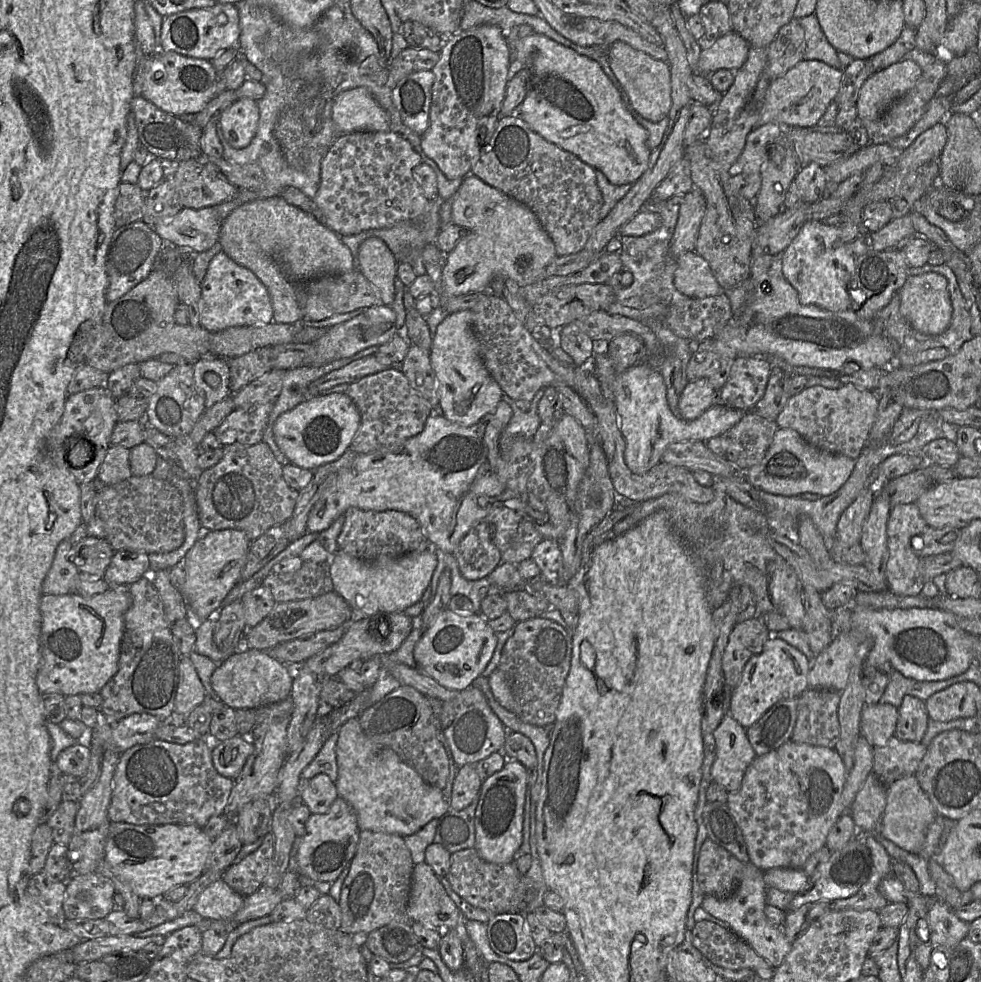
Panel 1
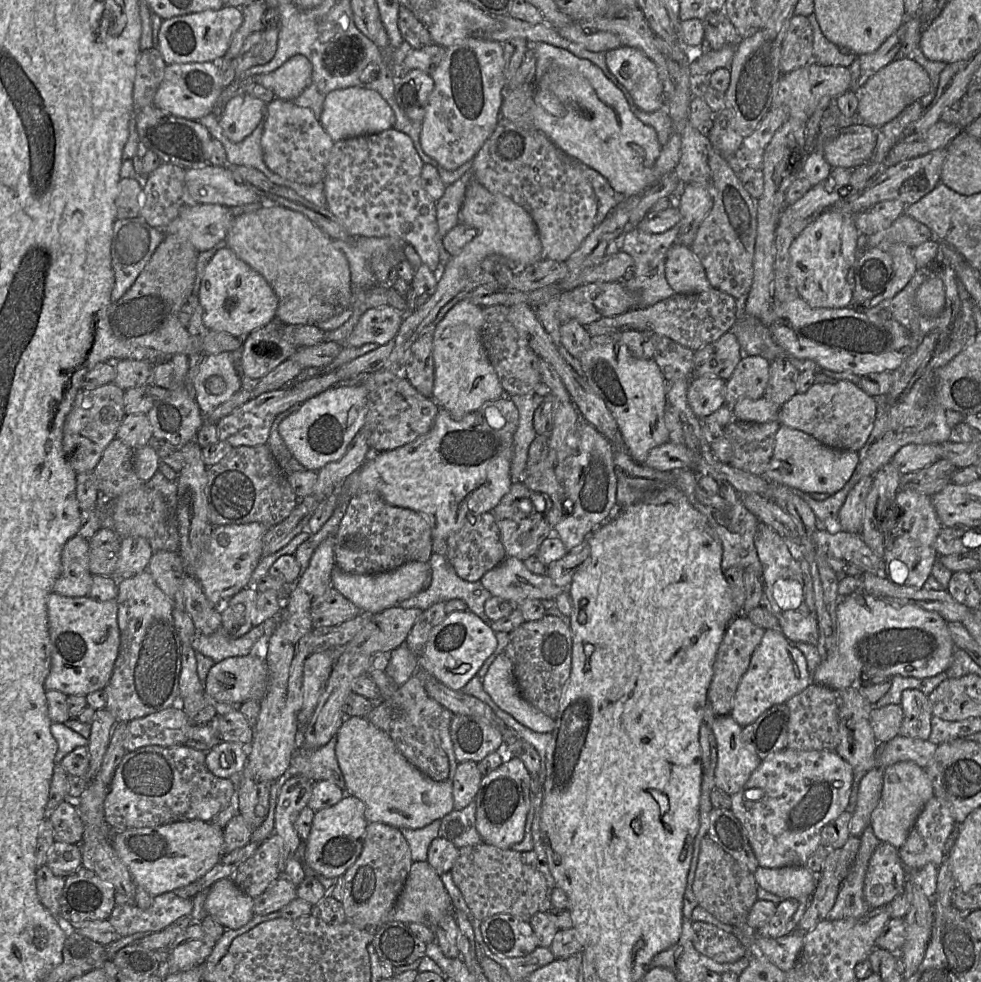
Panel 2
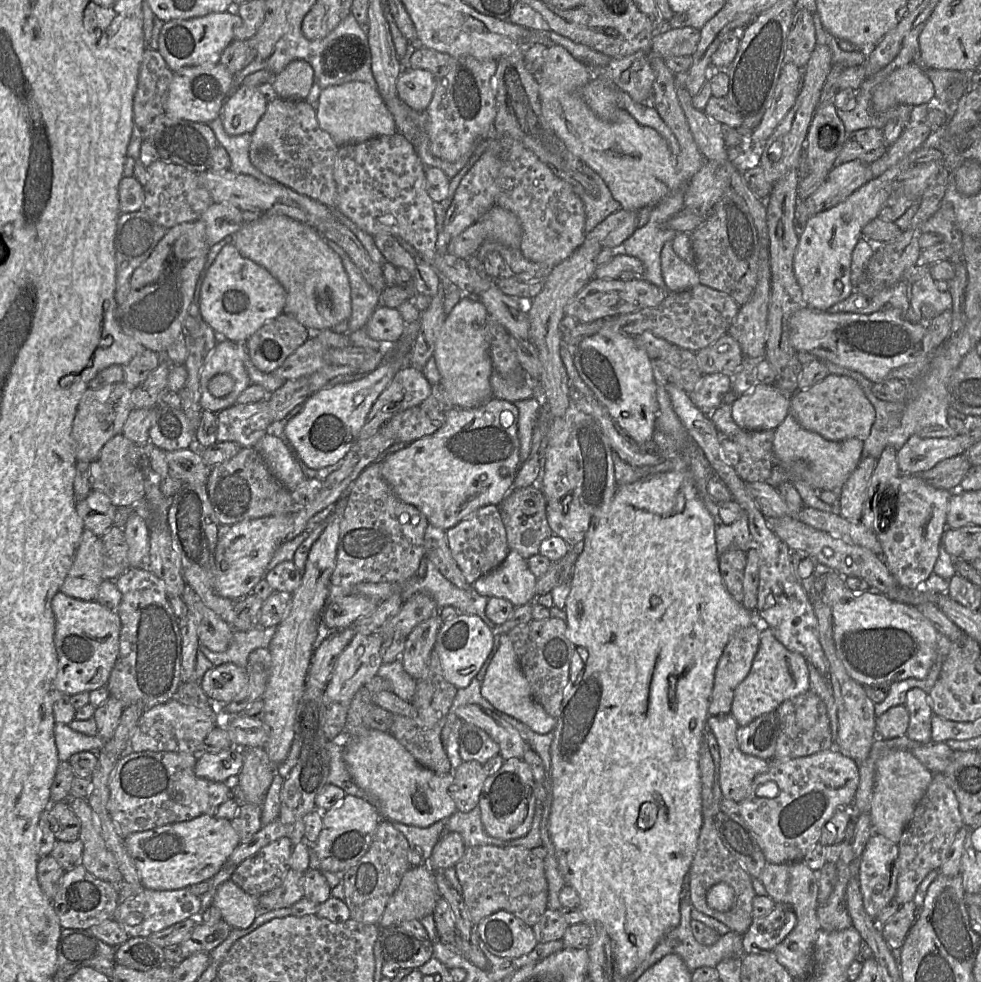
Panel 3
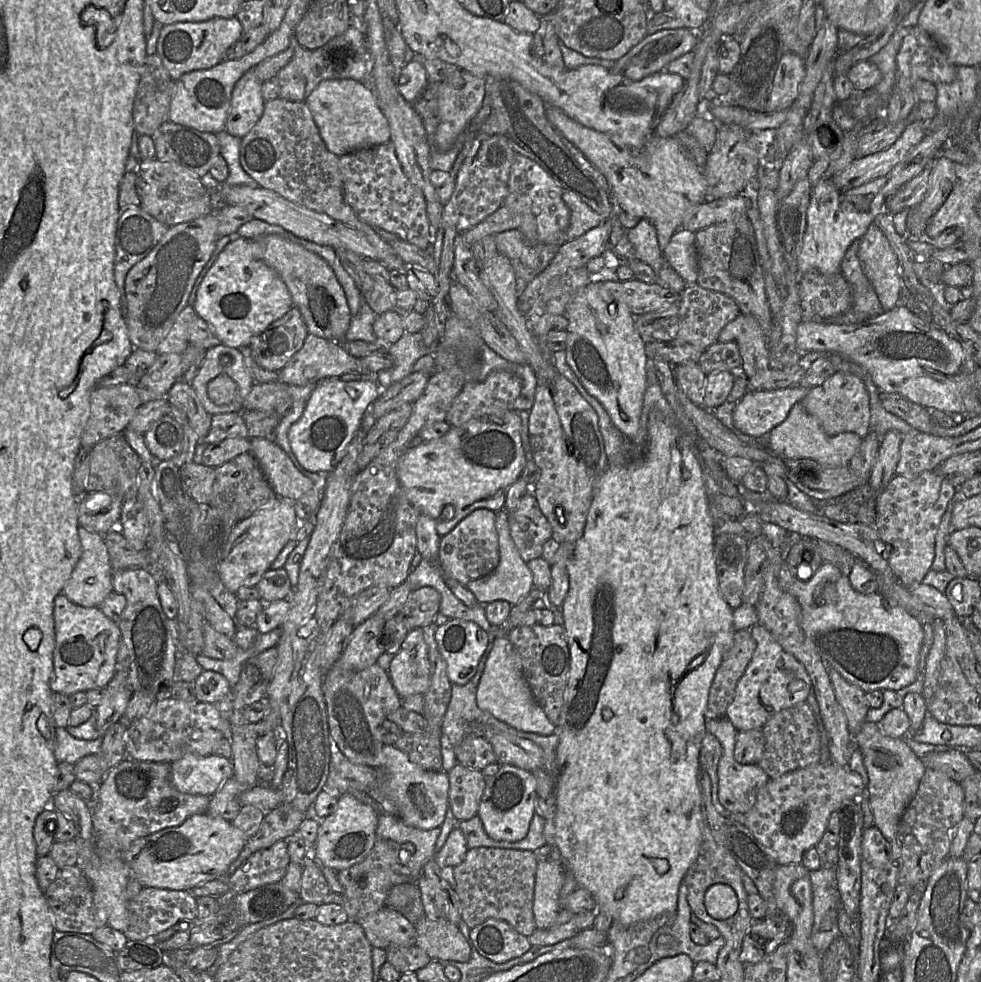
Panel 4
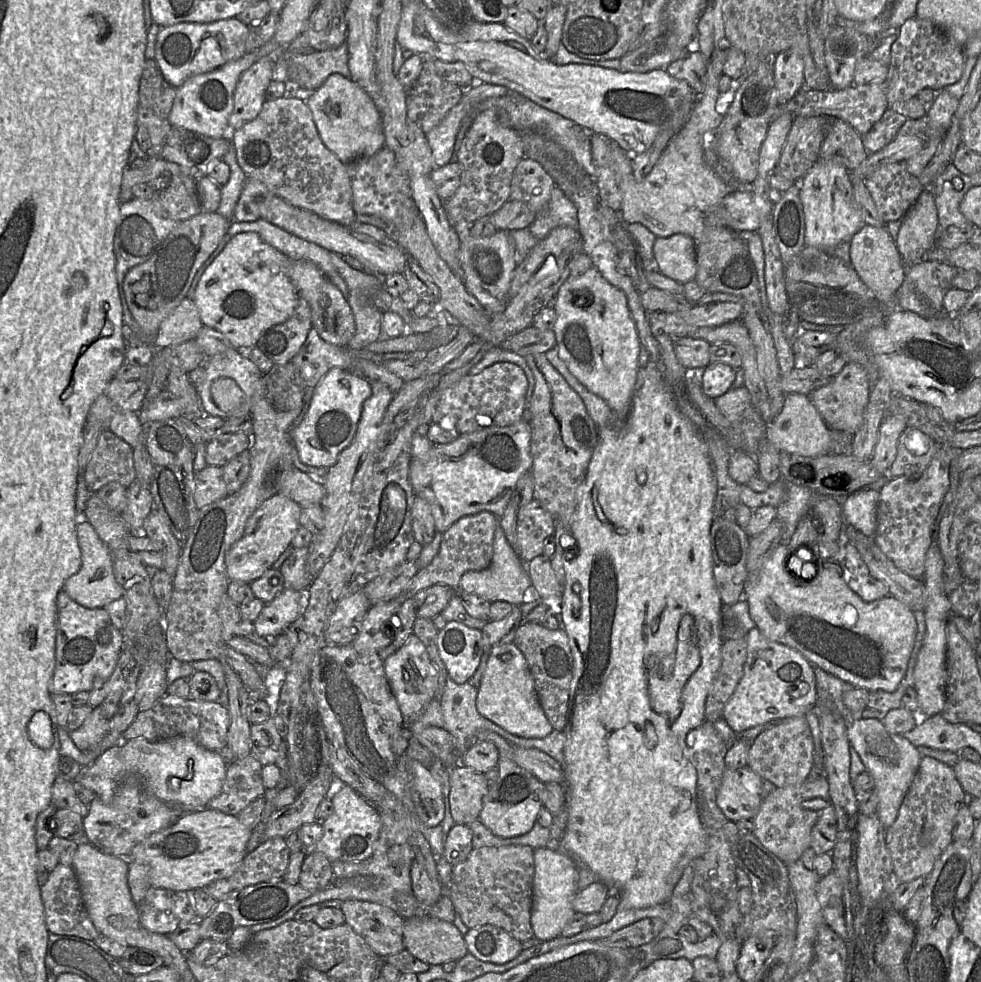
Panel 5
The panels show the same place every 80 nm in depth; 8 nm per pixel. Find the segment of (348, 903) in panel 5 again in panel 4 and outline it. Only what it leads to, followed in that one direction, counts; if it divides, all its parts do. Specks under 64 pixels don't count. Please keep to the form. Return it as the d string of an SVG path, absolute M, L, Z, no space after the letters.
M383 907L358 920L373 947L386 949L389 945L415 944L415 926L399 911Z

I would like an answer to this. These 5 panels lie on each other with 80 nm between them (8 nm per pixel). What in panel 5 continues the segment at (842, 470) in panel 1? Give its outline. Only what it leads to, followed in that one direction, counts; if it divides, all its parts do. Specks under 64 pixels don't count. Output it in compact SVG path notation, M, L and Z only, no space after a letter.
M794 393L786 395L781 411L767 422L766 437L780 452L807 457L829 454L832 430L813 406L809 396Z

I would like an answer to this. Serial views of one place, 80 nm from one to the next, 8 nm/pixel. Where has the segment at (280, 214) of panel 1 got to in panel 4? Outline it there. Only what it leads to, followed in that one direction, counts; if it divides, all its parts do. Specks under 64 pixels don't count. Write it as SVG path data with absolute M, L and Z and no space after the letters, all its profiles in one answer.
M276 234L251 239L250 249L254 257L264 261L283 280L291 294L293 307L299 309L310 334L337 343L345 339L352 315L342 286L323 258Z

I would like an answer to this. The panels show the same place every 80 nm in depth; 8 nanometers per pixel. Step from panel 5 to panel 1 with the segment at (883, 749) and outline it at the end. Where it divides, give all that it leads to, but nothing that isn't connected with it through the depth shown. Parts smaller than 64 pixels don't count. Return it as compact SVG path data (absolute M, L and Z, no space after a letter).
M915 775L903 777L886 787L886 807L878 827L885 839L910 853L918 854L925 842L928 826L938 816Z

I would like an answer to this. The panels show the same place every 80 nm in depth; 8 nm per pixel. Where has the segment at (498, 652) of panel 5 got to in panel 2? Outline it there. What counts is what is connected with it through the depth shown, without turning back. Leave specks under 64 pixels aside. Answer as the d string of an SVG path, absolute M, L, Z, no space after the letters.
M503 652L491 664L483 680L484 690L495 704L519 723L539 732L552 732L555 719L527 702L520 694L511 660Z

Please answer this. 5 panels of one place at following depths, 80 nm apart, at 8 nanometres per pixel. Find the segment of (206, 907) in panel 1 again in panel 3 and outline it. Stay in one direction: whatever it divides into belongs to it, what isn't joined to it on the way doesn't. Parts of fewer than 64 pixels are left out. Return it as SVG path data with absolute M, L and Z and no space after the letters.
M231 879L225 881L217 888L212 905L220 910L222 919L226 921L232 929L248 928L258 914L258 897L246 893Z

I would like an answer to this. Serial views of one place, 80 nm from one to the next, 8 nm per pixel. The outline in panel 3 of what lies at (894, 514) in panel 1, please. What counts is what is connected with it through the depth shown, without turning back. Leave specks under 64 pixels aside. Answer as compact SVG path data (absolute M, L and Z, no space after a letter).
M900 475L897 482L896 515L888 527L883 520L880 533L876 535L882 549L881 556L899 586L919 589L933 573L942 535L947 528L946 515L952 493L928 485L918 475Z

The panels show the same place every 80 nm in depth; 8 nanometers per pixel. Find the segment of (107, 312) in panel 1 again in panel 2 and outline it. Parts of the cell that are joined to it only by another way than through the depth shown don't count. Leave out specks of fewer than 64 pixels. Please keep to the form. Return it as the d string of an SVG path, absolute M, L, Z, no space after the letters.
M179 234L165 236L130 289L110 306L110 329L119 341L125 345L159 350L166 355L209 356L241 348L244 338L218 331L209 331L205 336L192 336L178 319L182 306L192 293L198 254L186 237Z

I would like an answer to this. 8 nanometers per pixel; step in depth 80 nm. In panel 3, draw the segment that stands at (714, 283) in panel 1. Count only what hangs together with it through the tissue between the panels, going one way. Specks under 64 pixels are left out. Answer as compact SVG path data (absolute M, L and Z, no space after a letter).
M672 241L665 242L662 248L661 268L663 280L671 293L680 293L700 284L695 264L688 264L677 255Z

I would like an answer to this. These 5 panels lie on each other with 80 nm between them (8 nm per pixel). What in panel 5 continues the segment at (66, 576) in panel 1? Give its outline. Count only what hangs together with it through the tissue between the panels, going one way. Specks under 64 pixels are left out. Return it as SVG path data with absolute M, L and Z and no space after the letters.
M83 513L78 514L76 532L81 550L81 567L76 574L66 580L62 590L84 607L104 608L113 600L123 597L123 590L115 579L112 554Z

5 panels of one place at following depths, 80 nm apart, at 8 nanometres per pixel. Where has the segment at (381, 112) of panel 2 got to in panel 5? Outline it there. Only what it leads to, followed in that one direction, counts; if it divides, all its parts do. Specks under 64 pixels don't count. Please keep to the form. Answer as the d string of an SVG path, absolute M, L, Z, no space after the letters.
M332 74L316 91L307 94L303 99L311 110L323 144L343 164L371 156L385 146L382 113L372 98L350 78Z

